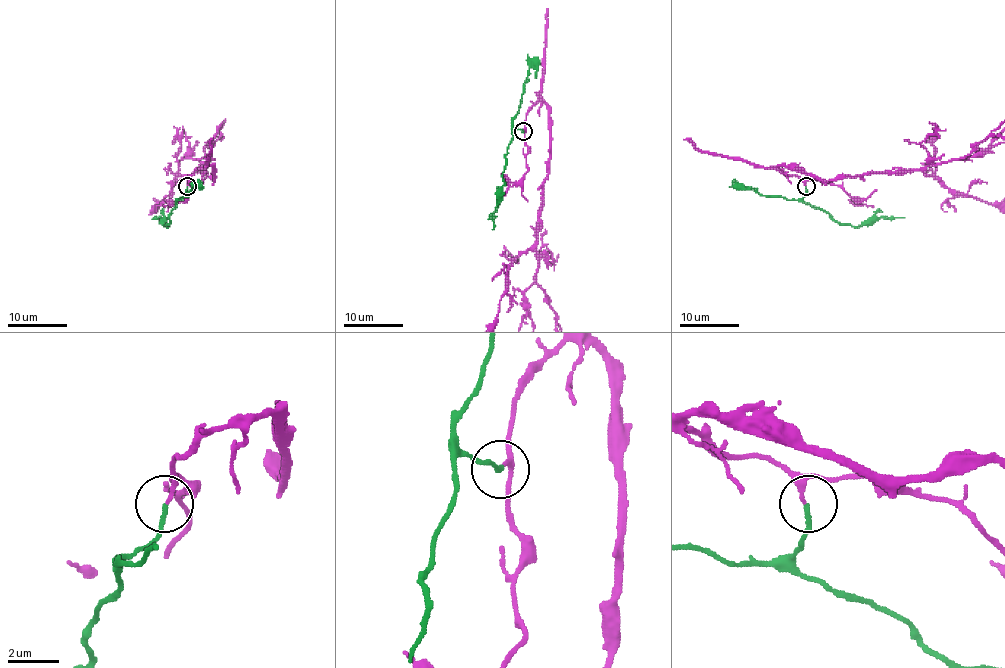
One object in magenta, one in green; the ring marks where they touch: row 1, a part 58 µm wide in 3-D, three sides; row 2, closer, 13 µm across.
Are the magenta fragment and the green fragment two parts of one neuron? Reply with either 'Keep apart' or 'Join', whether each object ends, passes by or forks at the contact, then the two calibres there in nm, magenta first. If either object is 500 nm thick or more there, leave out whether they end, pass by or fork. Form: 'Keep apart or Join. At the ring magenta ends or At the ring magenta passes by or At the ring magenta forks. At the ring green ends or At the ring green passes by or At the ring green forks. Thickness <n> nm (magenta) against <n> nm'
Join. At the ring magenta passes by. At the ring green ends. Thickness 120 nm (magenta) against 170 nm

